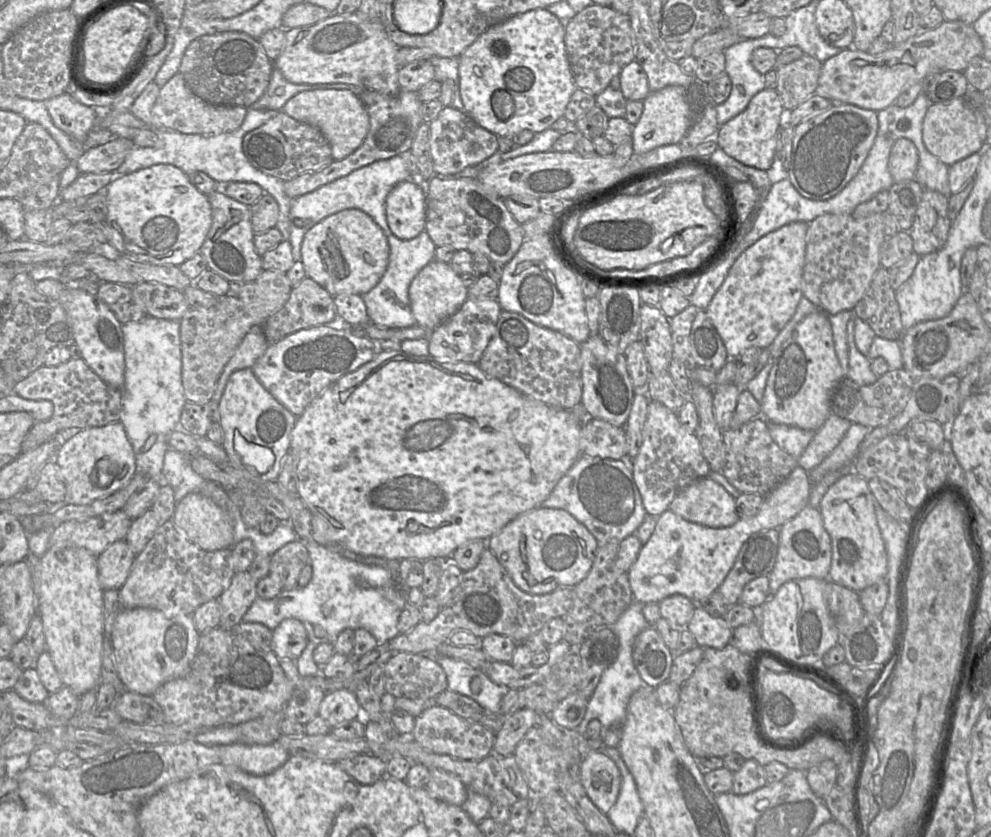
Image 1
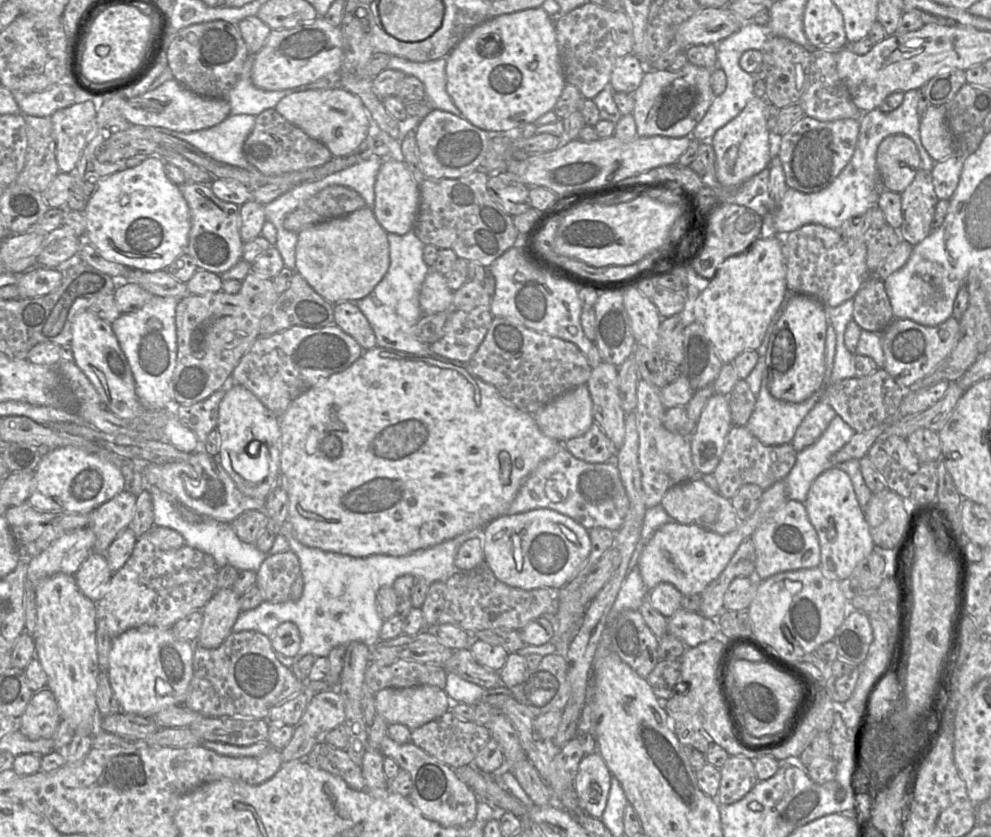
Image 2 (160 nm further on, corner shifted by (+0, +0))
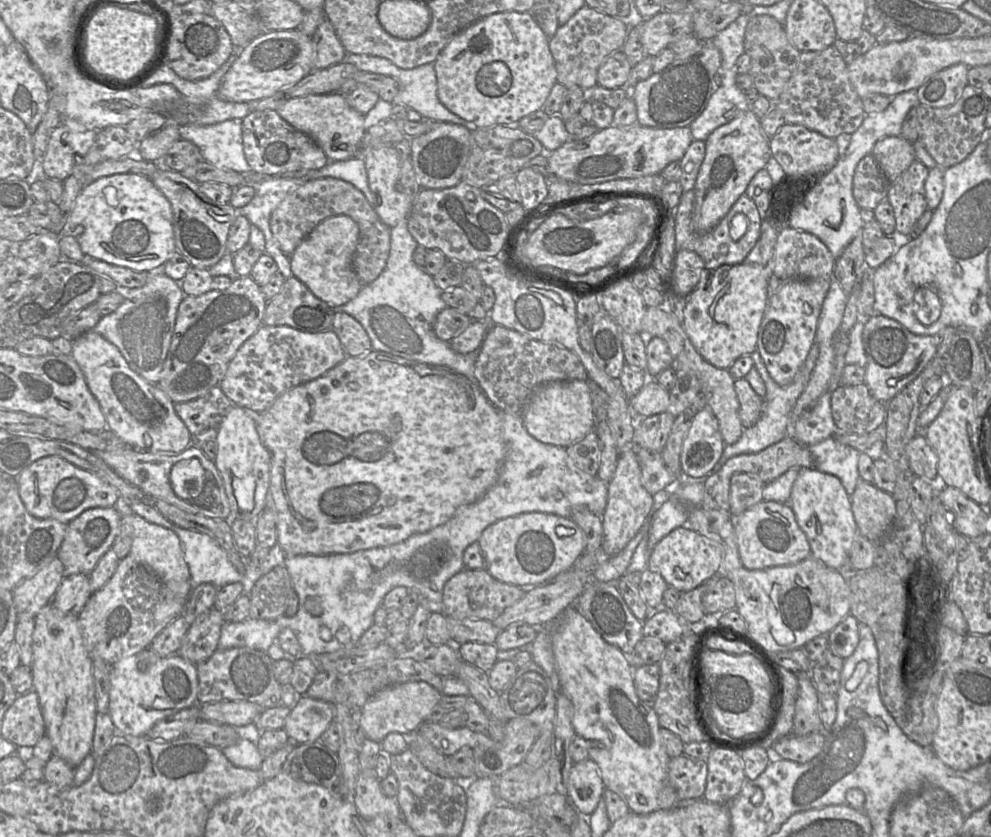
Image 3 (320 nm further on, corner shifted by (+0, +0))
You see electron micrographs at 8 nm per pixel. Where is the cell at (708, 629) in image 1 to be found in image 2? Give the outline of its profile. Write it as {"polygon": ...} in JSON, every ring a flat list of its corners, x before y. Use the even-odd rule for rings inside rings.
{"polygon":[[680,609,667,619,668,633,679,638,687,648,694,648,712,639,722,639,720,625,700,613]]}

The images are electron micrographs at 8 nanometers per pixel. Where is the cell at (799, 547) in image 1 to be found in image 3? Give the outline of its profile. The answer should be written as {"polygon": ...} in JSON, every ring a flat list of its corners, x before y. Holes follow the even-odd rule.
{"polygon":[[761,501,734,517,734,529,740,561,746,569,792,565,812,556,807,537,799,527,789,504]]}

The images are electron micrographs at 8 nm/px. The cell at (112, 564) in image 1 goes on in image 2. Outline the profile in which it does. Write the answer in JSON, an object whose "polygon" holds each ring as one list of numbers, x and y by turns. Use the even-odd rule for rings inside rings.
{"polygon":[[91,553,74,574,79,590,87,598,98,602,108,591,113,572,110,570,105,554]]}

